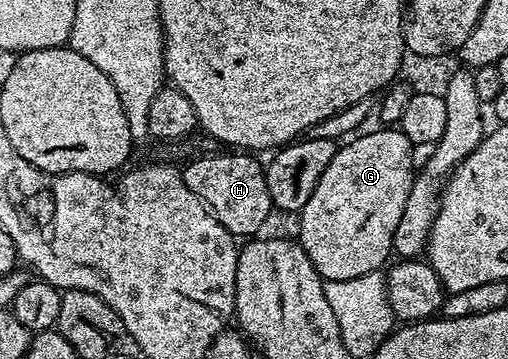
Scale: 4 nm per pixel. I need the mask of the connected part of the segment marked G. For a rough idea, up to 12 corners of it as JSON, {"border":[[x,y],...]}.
{"border":[[395,126],[336,151],[299,213],[324,281],[392,255],[417,167]]}

